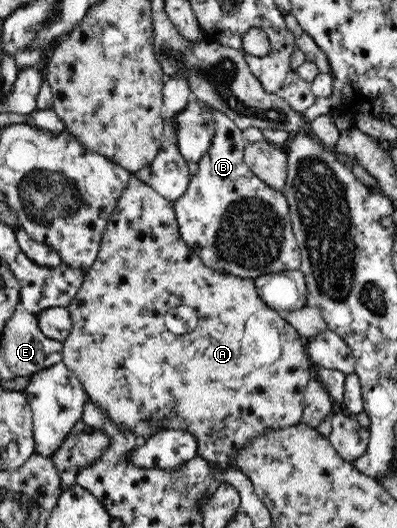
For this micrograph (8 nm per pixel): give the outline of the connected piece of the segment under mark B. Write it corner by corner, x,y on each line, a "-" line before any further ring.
214,110
214,118
216,118
216,134
213,145
198,163
200,169
191,176
189,189
183,197
173,203
181,238
200,258
203,265
242,279
248,277
253,280
267,273
300,270
301,254
293,232
287,198
283,193
276,192
264,184
248,168
244,160
248,144
243,131
220,111

